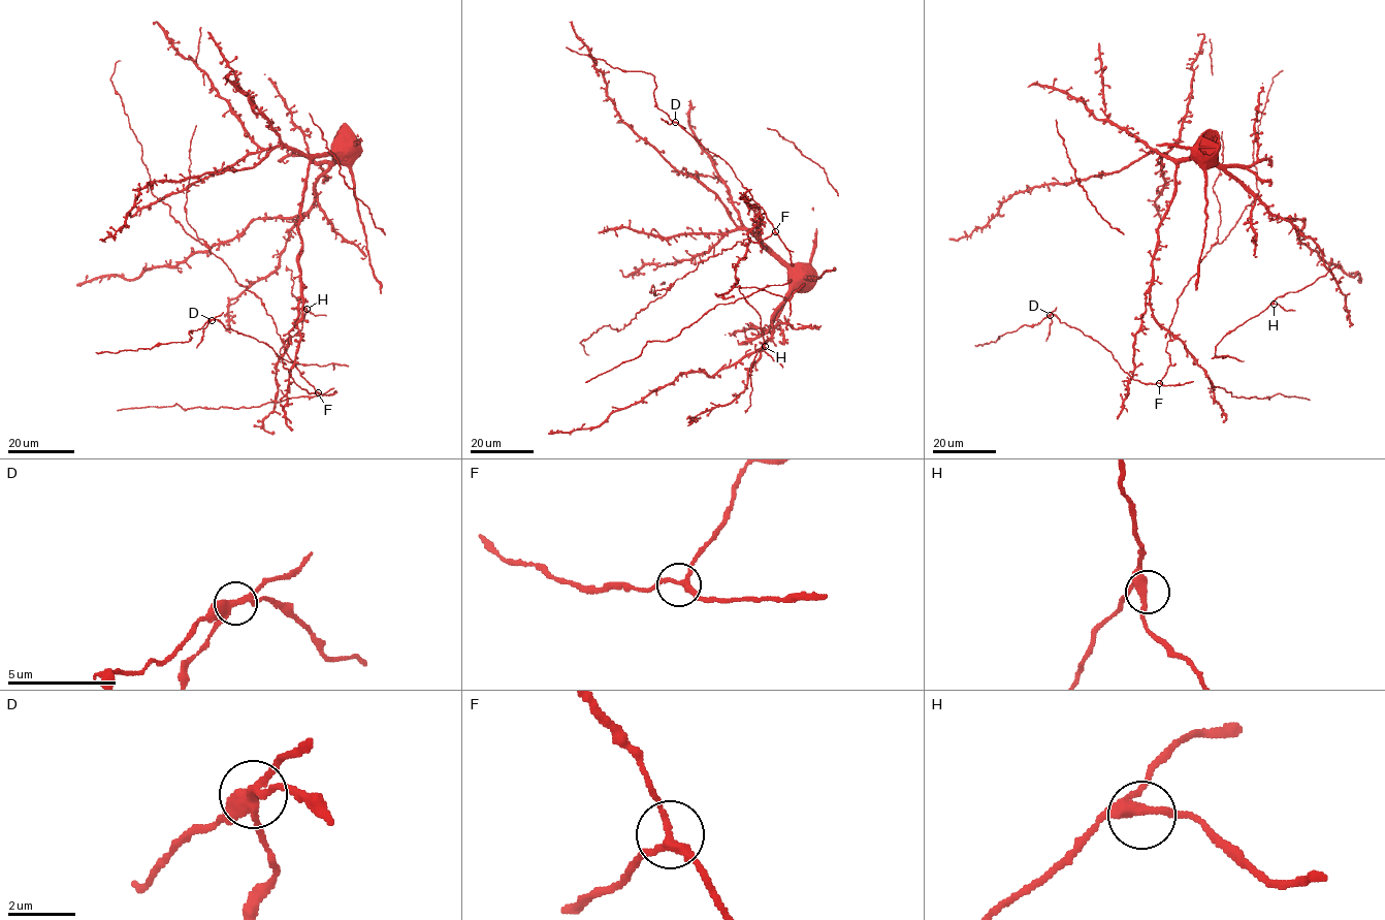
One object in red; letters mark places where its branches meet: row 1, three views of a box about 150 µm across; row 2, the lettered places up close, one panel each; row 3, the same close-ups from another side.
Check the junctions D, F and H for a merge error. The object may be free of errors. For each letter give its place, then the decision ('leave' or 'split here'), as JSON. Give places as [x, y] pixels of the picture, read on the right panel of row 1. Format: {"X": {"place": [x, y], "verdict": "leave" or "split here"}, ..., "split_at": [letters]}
{"D": {"place": [1050, 315], "verdict": "split here"}, "F": {"place": [1159, 383], "verdict": "leave"}, "H": {"place": [1274, 304], "verdict": "leave"}, "split_at": ["D"]}

